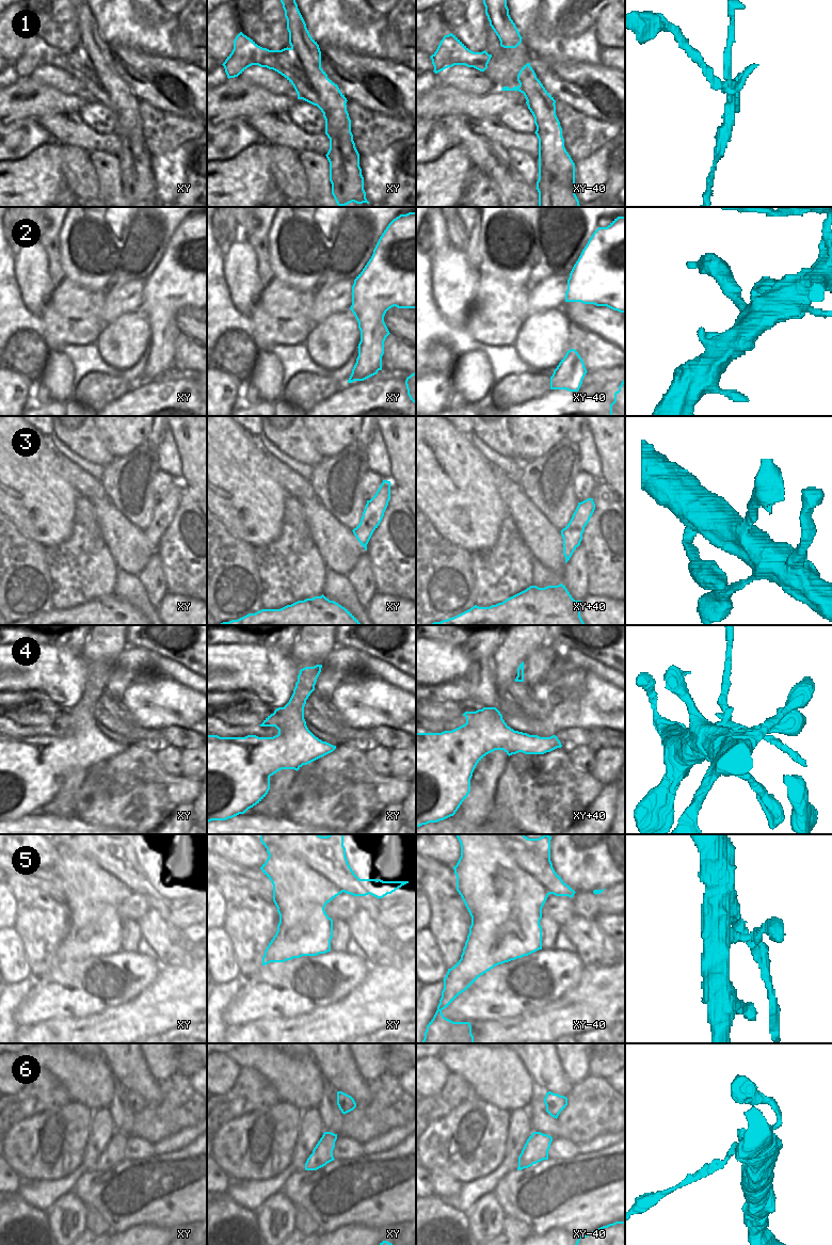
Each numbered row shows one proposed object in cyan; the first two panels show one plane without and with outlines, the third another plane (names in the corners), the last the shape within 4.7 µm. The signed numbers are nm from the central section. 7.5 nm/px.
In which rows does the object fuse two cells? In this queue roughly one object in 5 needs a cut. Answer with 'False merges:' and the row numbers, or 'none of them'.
False merges: 1, 4, 5, 6

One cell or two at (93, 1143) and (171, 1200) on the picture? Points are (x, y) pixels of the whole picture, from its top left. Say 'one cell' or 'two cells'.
two cells

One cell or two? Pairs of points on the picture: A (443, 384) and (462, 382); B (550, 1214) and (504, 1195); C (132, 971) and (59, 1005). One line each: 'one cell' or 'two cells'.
A: two cells
B: one cell
C: one cell

